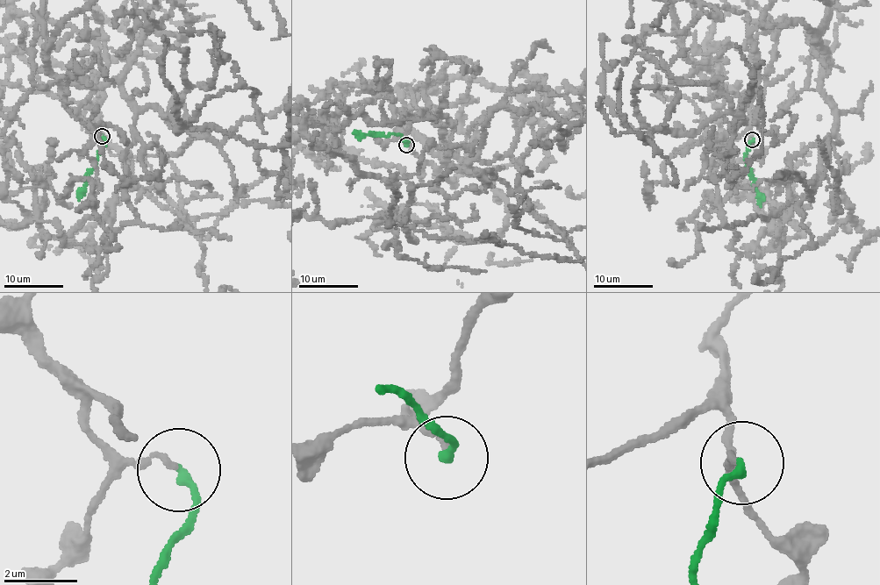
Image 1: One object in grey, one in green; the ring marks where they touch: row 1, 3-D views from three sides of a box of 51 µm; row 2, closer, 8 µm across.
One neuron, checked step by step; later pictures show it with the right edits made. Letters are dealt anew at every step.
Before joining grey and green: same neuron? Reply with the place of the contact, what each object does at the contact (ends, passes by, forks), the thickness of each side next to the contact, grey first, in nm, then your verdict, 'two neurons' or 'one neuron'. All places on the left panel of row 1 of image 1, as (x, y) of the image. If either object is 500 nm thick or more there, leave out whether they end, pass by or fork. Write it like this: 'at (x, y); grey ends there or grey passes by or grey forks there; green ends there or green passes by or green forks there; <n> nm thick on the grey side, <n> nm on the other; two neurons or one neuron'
at (102, 136); grey ends there; green ends there; 140 nm thick on the grey side, 220 nm on the other; one neuron

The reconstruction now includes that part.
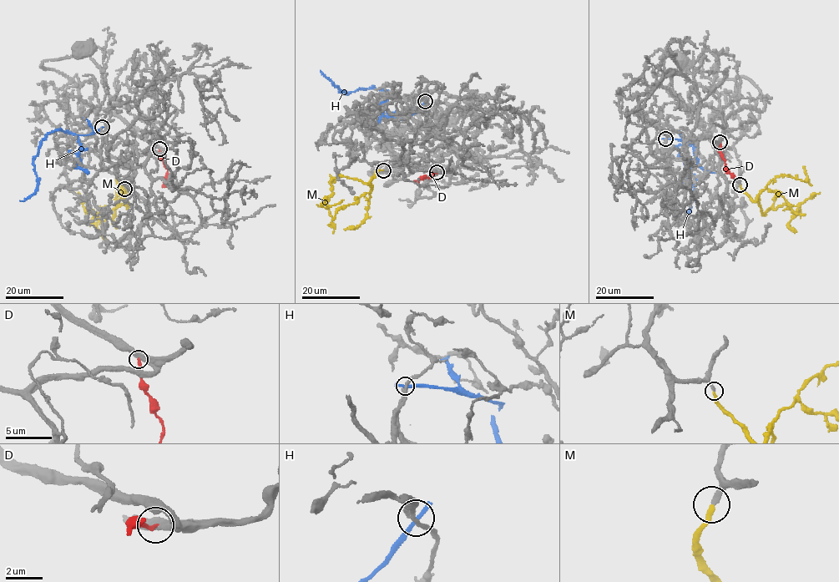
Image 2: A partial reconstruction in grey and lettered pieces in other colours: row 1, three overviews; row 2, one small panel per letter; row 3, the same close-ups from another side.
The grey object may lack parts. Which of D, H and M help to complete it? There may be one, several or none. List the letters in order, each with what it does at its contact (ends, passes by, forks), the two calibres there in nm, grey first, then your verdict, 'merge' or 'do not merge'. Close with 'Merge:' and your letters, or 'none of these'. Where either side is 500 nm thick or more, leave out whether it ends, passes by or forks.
D: it ends | 440/200 nm | do not merge
H: it ends | 280/280 nm | do not merge
M: it ends | 260/240 nm | merge
Merge: M

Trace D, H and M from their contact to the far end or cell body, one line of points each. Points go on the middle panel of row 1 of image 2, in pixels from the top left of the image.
D: (437, 172), (432, 172), (430, 177), (415, 180)
H: (425, 101), (417, 110), (396, 120), (387, 109), (386, 91), (360, 88), (345, 93), (338, 90), (320, 69)
M: (383, 169), (376, 173), (369, 184), (342, 175), (334, 178), (327, 206), (321, 206), (325, 197), (320, 204)

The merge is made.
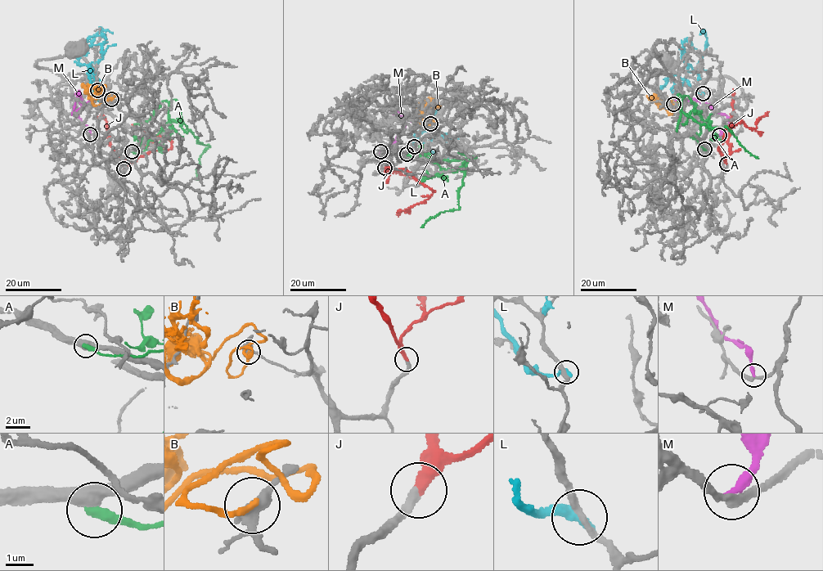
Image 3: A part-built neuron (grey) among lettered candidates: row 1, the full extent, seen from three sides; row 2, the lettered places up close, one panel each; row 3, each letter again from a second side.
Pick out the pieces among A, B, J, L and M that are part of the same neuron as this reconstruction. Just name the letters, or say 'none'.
J

